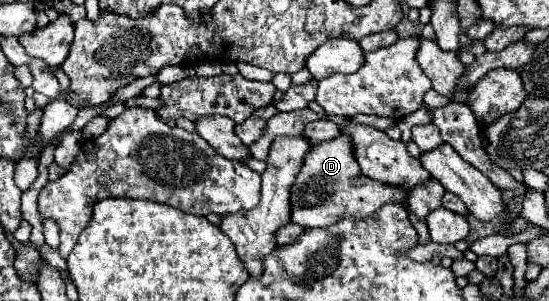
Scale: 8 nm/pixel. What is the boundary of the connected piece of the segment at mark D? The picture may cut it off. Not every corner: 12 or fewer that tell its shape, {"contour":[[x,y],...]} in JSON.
{"contour":[[349,138],[313,146],[291,186],[291,224],[367,218],[407,194],[359,178]]}

